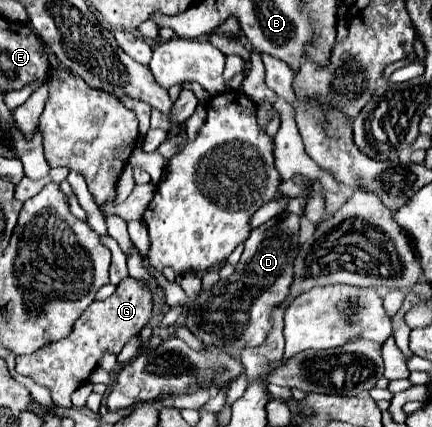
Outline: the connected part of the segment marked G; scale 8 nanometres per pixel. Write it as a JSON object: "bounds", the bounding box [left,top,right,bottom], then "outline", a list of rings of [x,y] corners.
{"bounds":[16,277,152,409],"outline":[[[126,277],[108,299],[94,301],[92,305],[88,305],[88,309],[74,323],[74,329],[68,337],[50,343],[32,355],[16,357],[16,371],[34,379],[38,385],[48,387],[52,391],[54,403],[58,407],[70,409],[72,393],[88,381],[102,353],[104,351],[120,353],[124,343],[130,337],[138,335],[150,319],[152,319],[152,293],[148,285],[144,281]]]}

